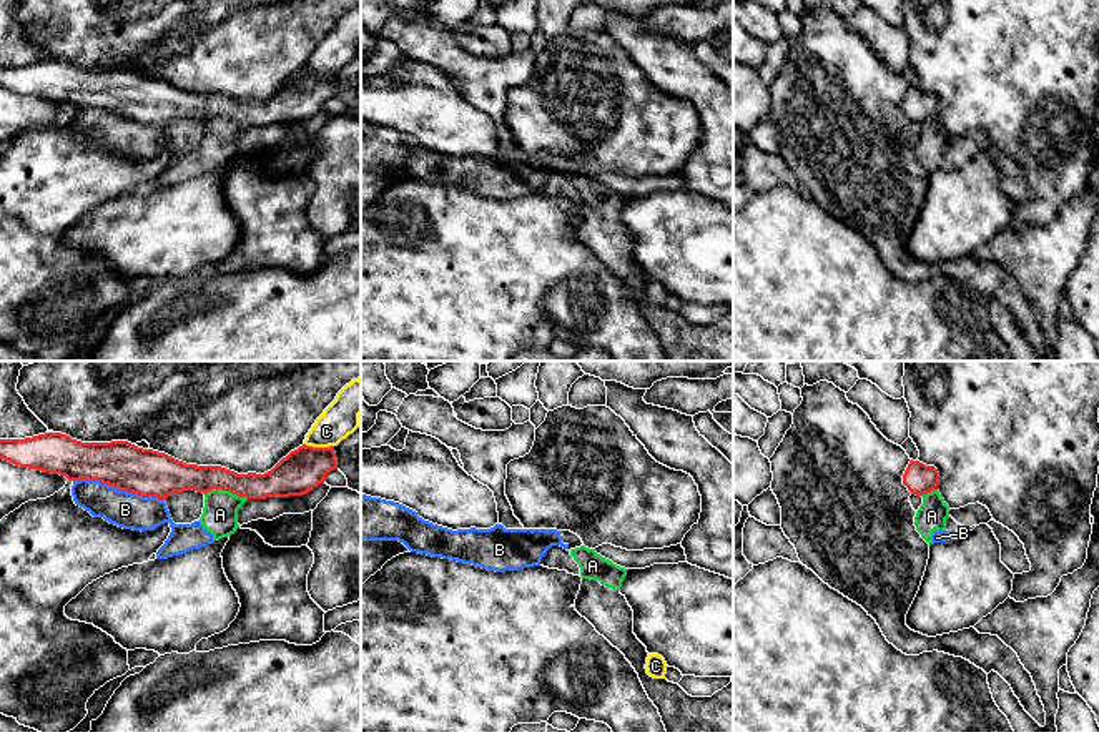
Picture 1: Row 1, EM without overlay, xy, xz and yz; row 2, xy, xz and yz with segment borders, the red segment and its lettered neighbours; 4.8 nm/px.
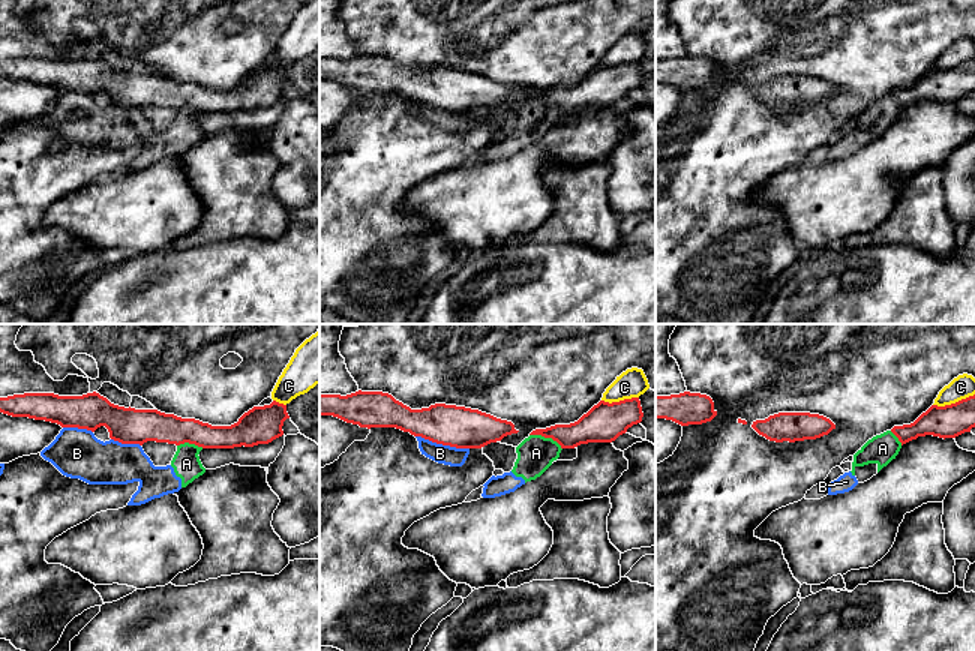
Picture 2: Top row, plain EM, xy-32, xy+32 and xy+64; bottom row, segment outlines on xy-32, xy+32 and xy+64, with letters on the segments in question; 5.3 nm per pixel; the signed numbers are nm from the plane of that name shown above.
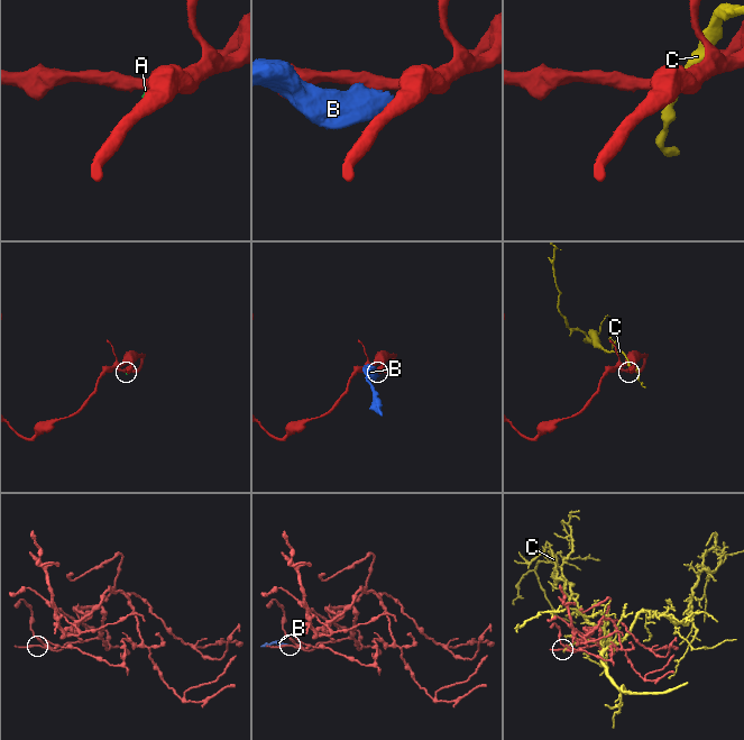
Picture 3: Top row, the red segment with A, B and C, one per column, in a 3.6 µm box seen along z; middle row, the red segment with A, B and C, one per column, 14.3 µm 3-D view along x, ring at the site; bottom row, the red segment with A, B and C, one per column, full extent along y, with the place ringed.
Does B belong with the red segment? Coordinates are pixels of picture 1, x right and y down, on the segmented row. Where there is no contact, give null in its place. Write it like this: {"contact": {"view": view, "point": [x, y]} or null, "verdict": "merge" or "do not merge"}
{"contact": {"view": "xy", "point": [118, 488]}, "verdict": "do not merge"}

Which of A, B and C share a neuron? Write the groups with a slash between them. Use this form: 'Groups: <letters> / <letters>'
Groups: A B / C

